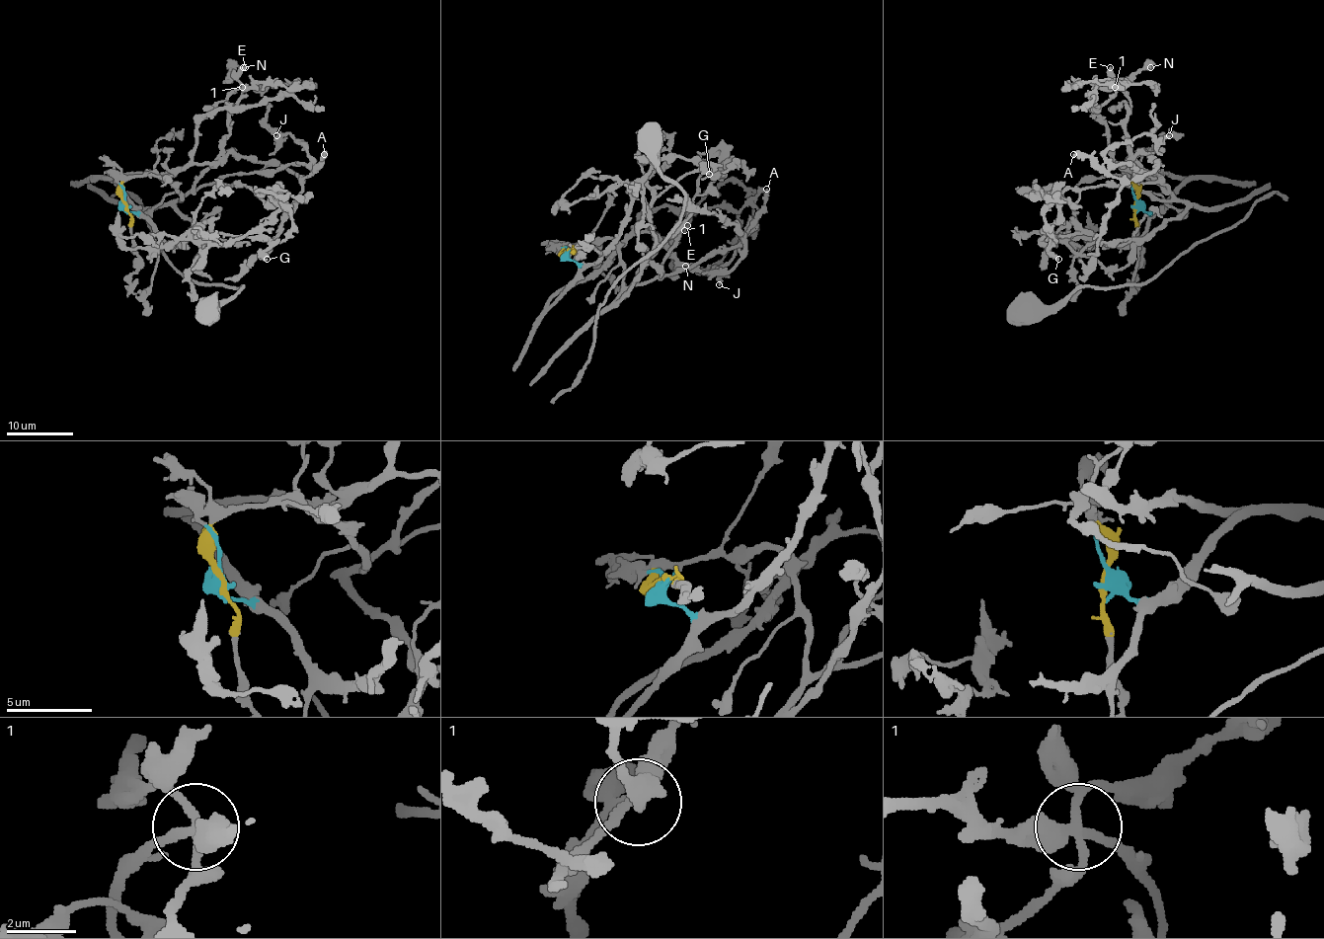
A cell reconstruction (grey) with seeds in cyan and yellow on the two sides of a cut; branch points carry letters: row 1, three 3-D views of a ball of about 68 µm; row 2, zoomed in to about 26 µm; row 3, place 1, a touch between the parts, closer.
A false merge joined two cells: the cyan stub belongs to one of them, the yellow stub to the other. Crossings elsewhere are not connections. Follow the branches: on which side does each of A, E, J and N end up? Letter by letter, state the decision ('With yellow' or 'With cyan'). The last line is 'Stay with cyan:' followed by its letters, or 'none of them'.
A: With cyan
E: With cyan
J: With yellow
N: With cyan
Stay with cyan: A, E, N

